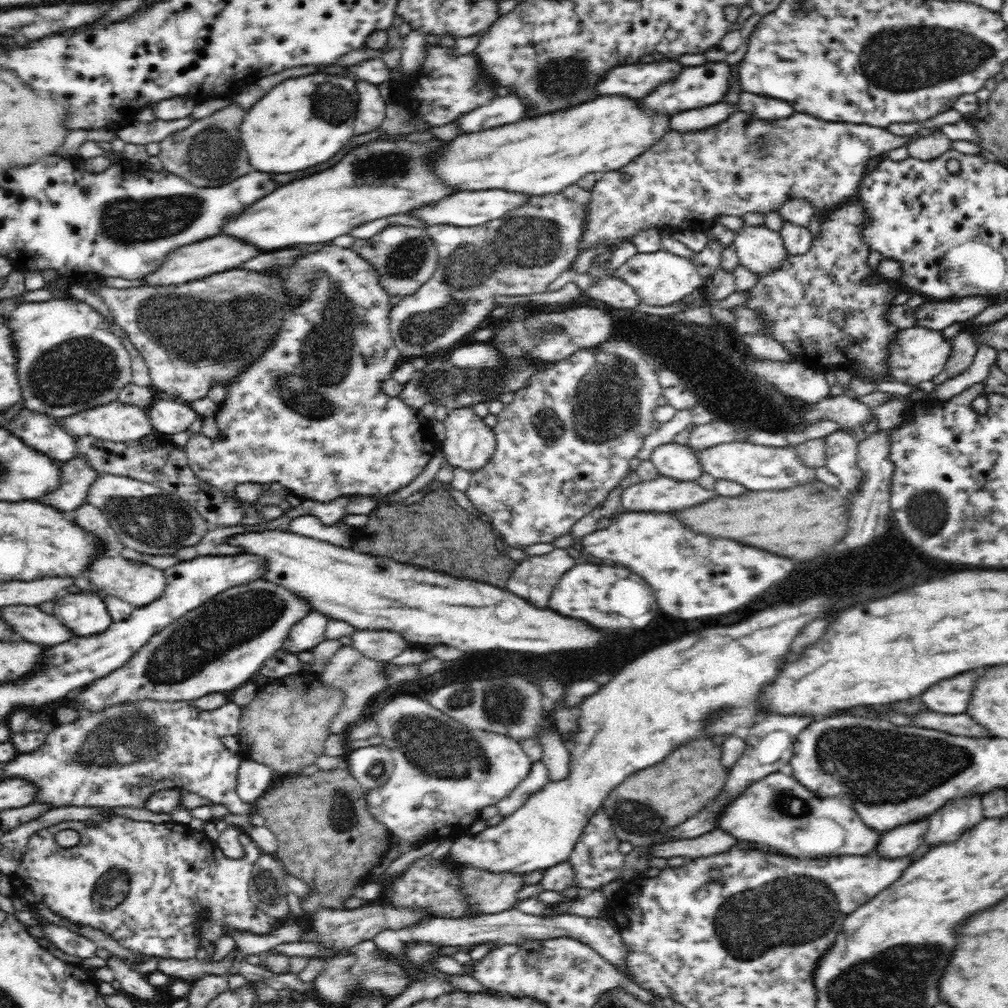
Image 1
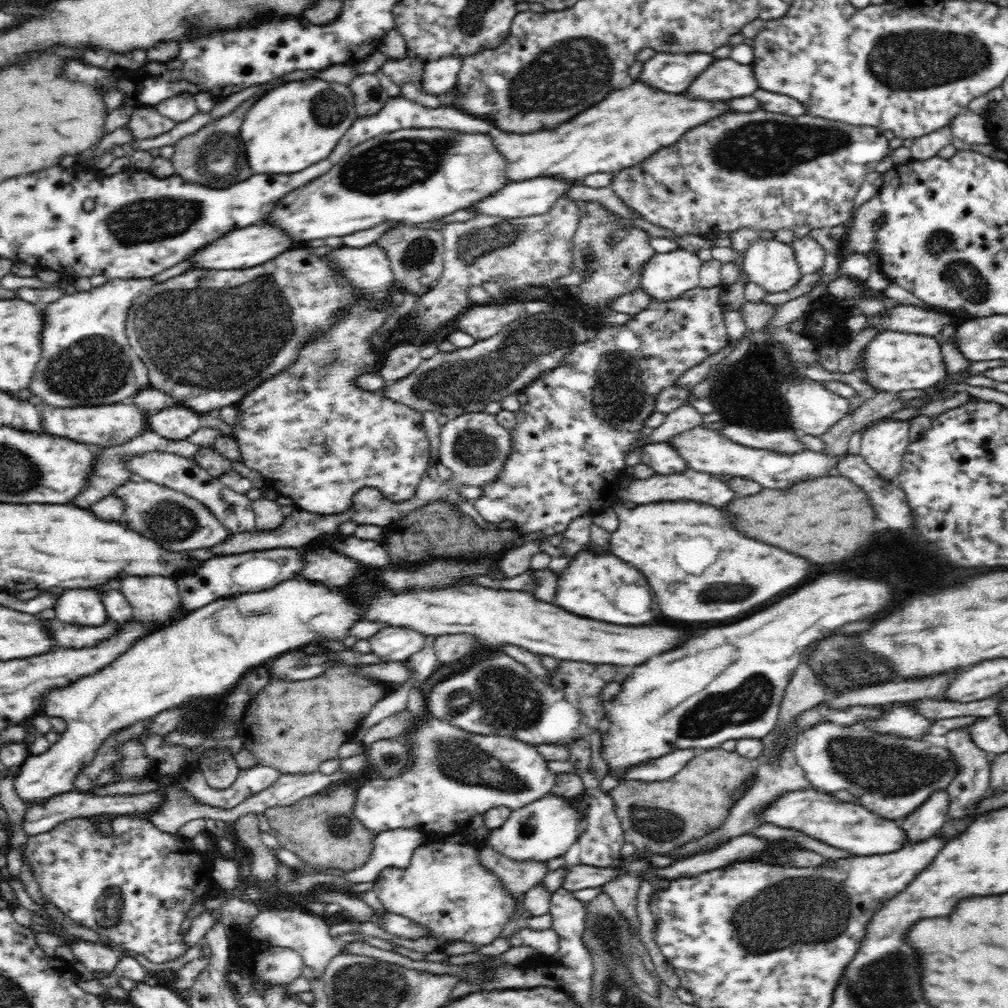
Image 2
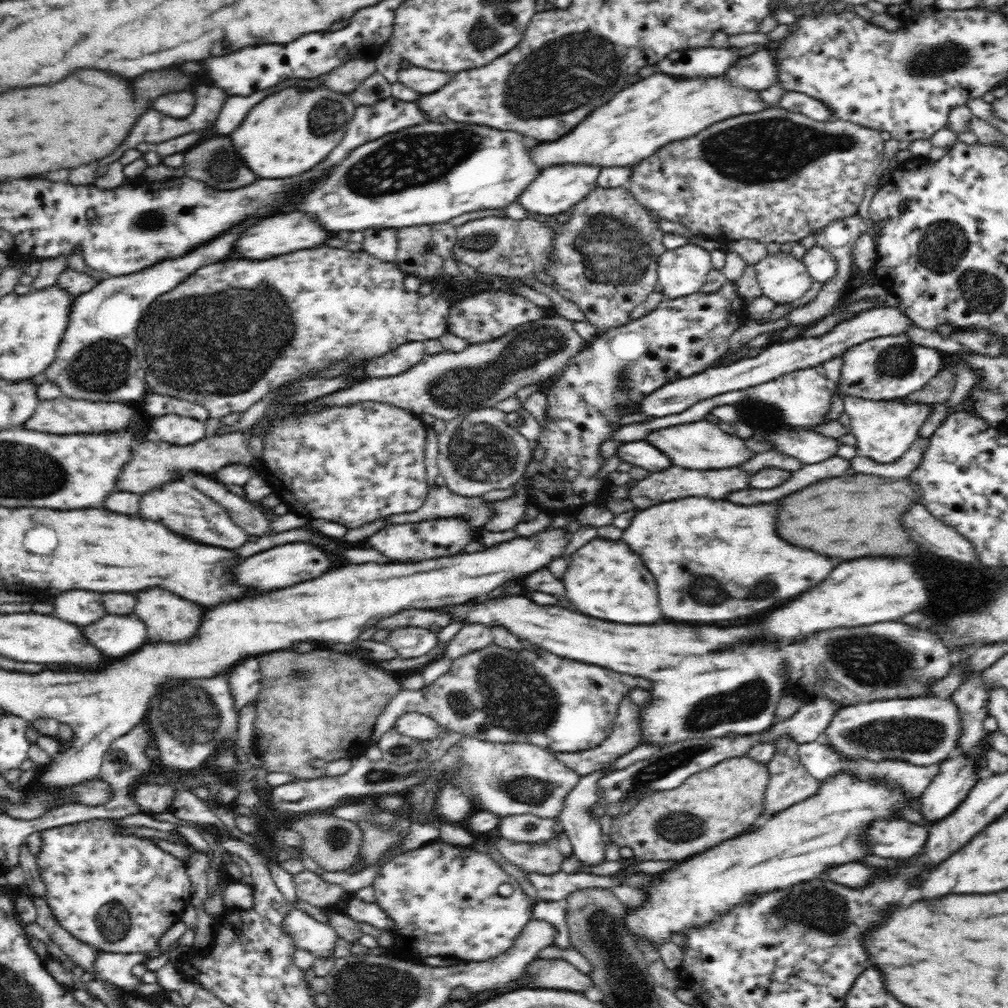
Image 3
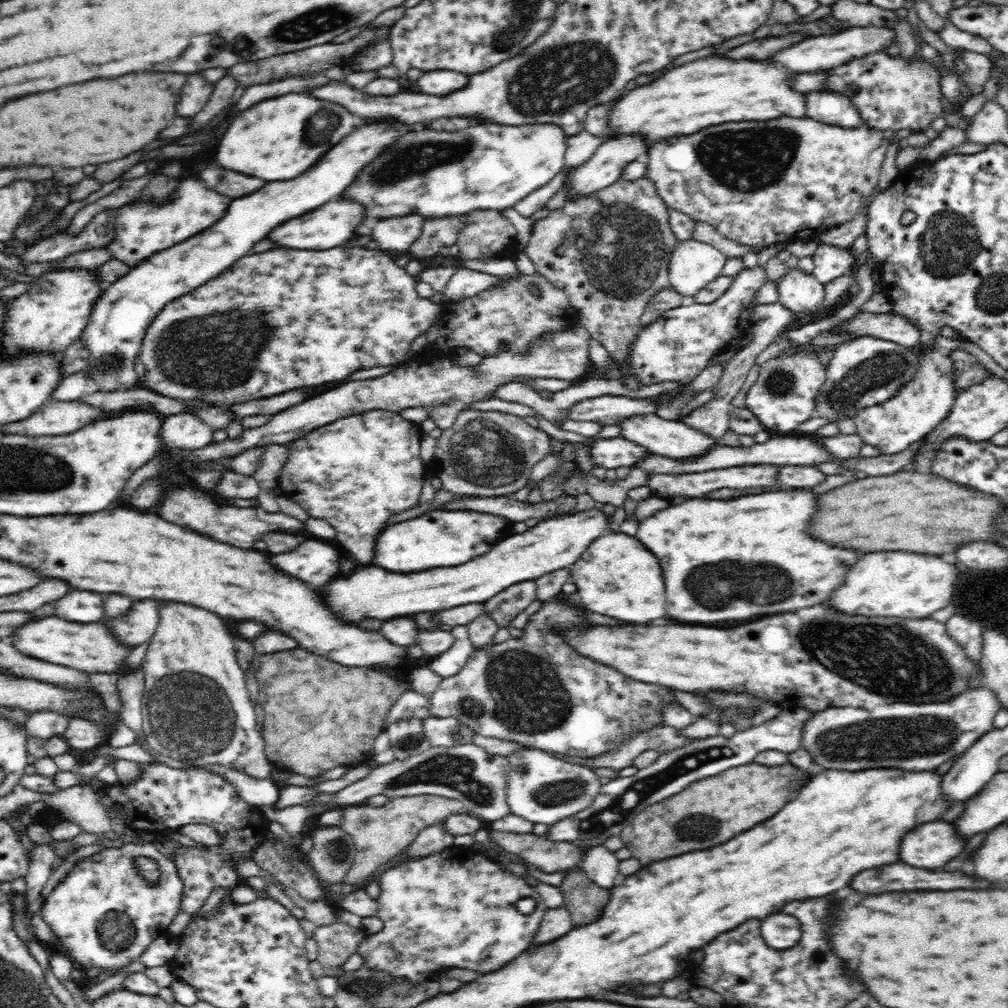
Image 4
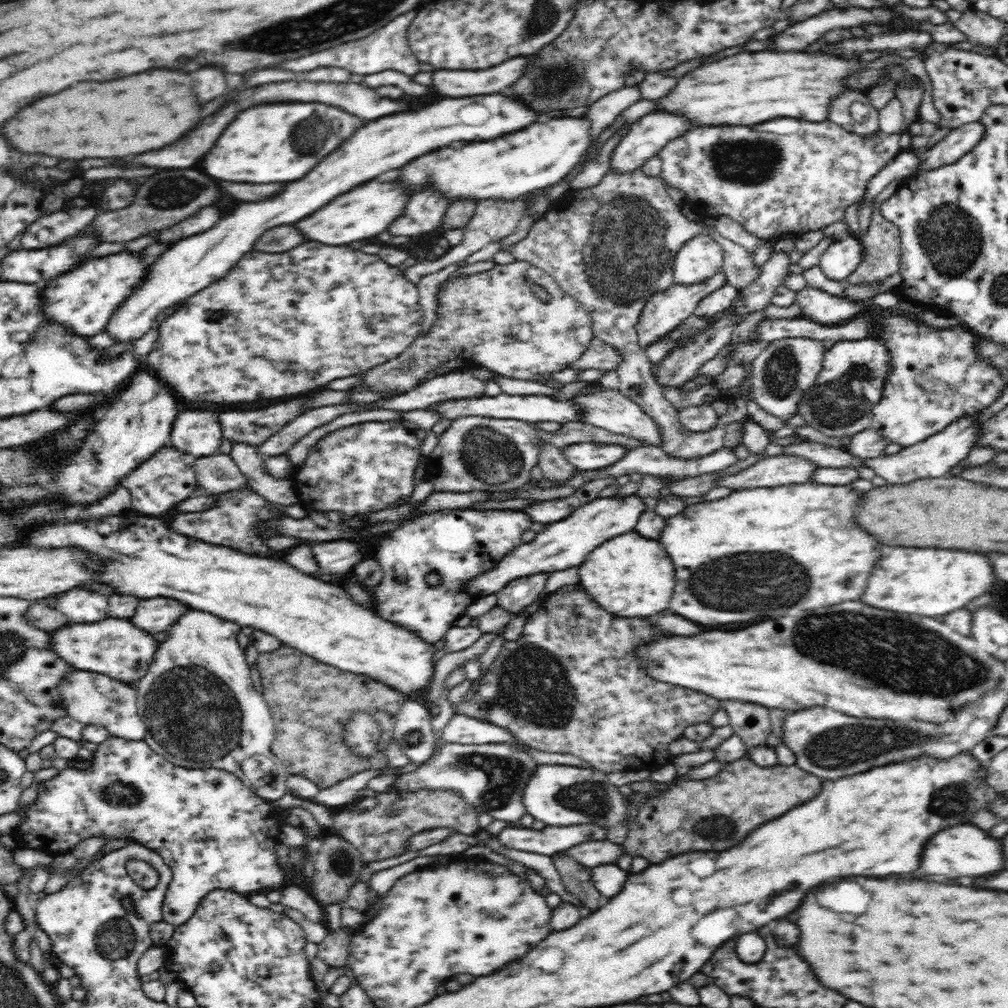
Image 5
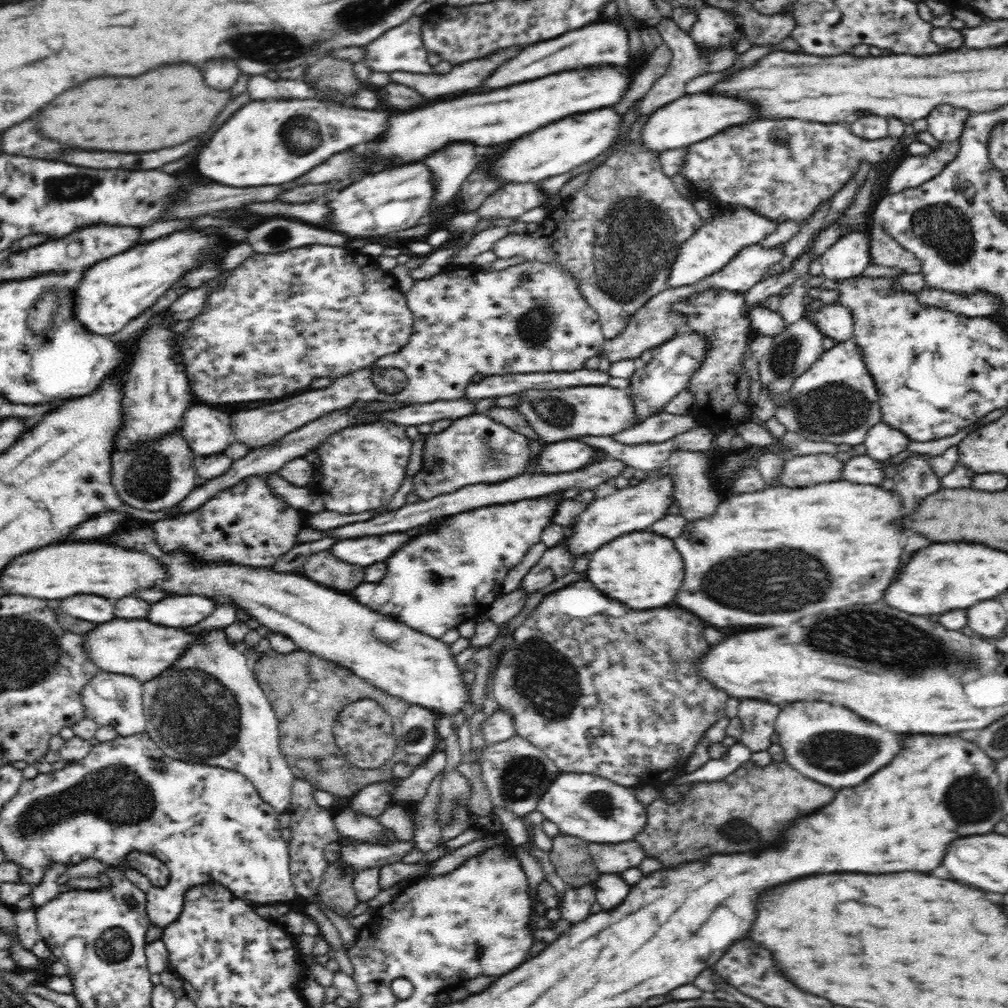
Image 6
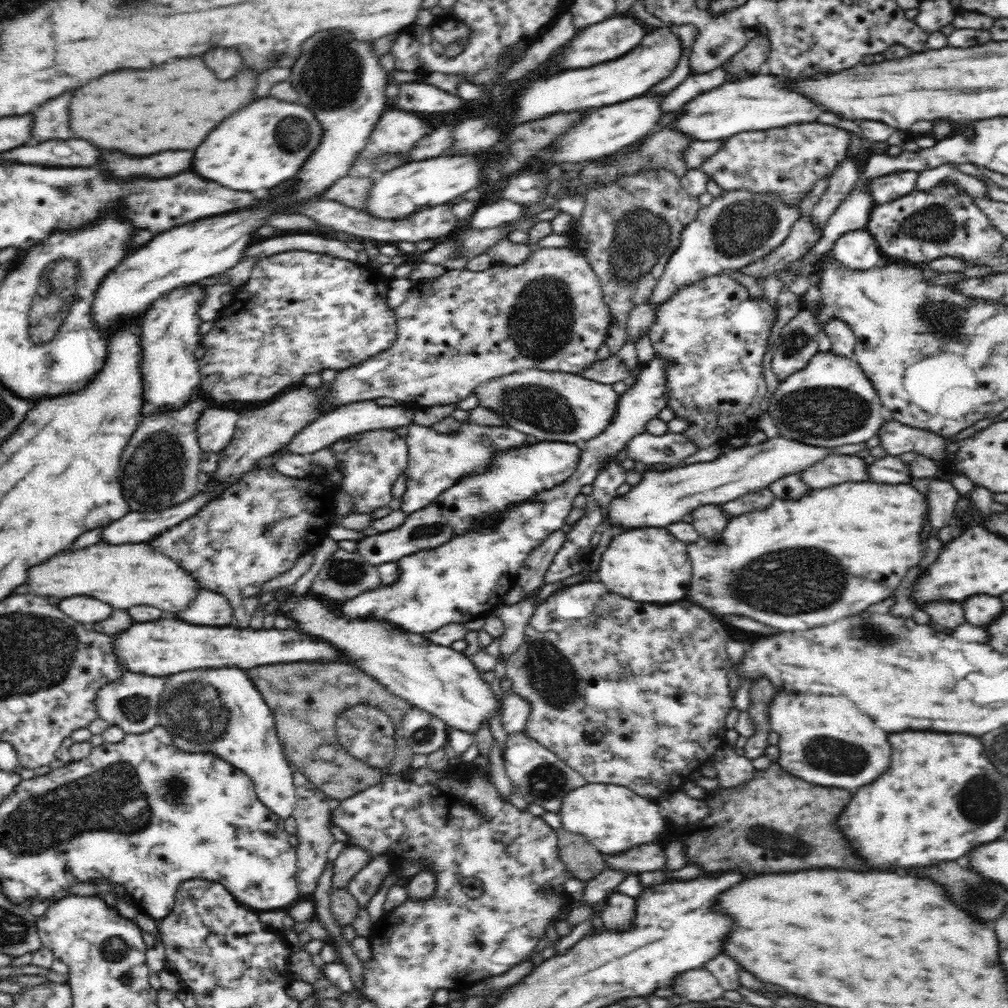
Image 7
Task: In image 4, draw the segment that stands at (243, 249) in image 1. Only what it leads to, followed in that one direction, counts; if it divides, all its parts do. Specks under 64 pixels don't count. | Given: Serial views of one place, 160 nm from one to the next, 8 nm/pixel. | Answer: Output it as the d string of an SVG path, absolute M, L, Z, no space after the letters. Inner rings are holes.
M336 200L328 202L314 212L308 212L300 218L294 218L292 222L284 222L284 226L278 226L272 230L270 238L284 248L298 248L298 250L328 250L332 246L340 246L346 240L350 240L356 234L356 226L366 222L366 208L360 202L352 200Z

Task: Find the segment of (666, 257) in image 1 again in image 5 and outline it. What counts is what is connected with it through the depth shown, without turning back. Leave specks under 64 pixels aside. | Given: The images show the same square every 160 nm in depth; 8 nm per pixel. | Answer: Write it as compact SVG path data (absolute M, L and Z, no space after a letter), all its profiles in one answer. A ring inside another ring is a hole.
M701 234L685 242L673 262L675 284L696 285L708 281L723 268L724 251L710 235Z

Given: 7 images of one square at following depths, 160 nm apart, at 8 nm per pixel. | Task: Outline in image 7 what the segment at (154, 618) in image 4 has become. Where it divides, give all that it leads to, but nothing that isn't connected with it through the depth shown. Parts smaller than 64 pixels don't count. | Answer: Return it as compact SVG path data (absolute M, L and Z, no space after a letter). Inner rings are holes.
M206 590L200 592L198 598L192 602L192 606L186 612L182 612L178 618L200 626L232 627L232 606L224 596Z

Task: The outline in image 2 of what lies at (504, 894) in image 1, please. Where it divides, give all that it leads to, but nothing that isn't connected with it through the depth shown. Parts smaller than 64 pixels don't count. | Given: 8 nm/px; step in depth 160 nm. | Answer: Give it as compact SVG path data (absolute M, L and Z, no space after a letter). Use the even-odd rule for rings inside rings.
M491 846L480 850L480 860L484 868L491 870L503 882L504 888L516 898L536 886L548 874L547 861L517 861L500 854Z

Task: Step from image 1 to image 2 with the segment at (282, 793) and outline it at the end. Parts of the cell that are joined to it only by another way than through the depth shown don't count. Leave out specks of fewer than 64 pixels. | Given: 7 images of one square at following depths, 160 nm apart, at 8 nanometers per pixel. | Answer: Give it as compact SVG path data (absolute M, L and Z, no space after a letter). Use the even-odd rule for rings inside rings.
M351 783L338 784L315 797L300 801L297 805L266 809L263 815L270 828L276 830L283 848L297 854L312 868L340 868L346 872L356 870L368 860L374 839L352 813L357 789Z

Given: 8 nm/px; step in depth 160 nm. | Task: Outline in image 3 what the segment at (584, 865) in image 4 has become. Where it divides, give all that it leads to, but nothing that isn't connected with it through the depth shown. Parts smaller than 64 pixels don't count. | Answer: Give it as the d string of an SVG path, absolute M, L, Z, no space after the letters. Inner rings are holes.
M602 769L590 775L582 776L580 782L567 794L564 810L560 813L558 818L559 828L567 832L569 839L571 840L573 852L584 865L590 867L595 867L608 861L604 854L607 840L605 840L600 833L600 823L594 821L594 819L590 817L588 808L590 808L592 804L596 804L596 800L598 800L596 792L600 778L607 776L613 771L614 770L612 769Z

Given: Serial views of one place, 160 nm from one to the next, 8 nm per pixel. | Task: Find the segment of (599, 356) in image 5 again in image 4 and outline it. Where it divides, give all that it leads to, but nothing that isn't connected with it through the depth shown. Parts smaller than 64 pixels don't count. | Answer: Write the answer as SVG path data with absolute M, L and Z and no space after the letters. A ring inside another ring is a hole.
M580 324L578 326L574 327L573 329L567 330L564 333L552 333L547 334L547 337L544 337L543 339L540 339L539 341L536 341L533 344L533 347L529 350L529 355L527 357L524 357L524 355L514 355L514 353L510 353L508 349L503 350L501 353L498 353L497 355L494 355L493 357L484 357L483 360L481 360L481 365L477 369L470 369L470 367L464 367L458 365L453 358L448 359L440 359L440 360L434 360L434 361L426 361L423 362L423 359L419 362L410 363L407 368L404 368L402 366L398 366L396 368L393 368L390 370L390 372L386 372L386 374L382 374L382 376L379 376L378 378L373 378L370 380L361 380L361 381L347 381L344 382L339 387L336 387L334 389L330 389L328 391L324 391L320 395L318 394L315 397L310 397L306 399L304 402L295 404L294 406L288 407L287 409L281 410L279 413L276 413L275 415L271 416L270 422L266 424L266 426L260 426L260 428L250 428L248 430L244 430L242 436L239 439L226 439L225 441L219 442L212 442L208 446L205 446L203 449L200 450L193 450L193 451L187 451L182 452L180 450L172 450L172 451L178 451L178 453L184 453L189 460L216 460L216 458L230 458L230 456L238 456L238 454L242 454L244 450L250 450L250 448L256 448L256 446L260 446L260 444L289 444L293 443L295 440L298 440L299 438L305 437L308 433L311 433L314 430L317 430L318 428L321 428L322 426L326 426L328 424L331 424L332 422L335 422L336 420L340 420L339 418L346 418L352 415L362 414L363 412L368 412L371 410L387 410L393 413L398 413L400 410L404 410L404 408L412 408L412 406L425 406L428 409L429 415L434 418L436 421L436 425L438 425L437 428L440 428L442 431L446 431L448 428L452 427L452 424L456 421L456 417L458 416L458 413L468 402L474 402L474 400L486 400L486 396L490 394L490 392L494 392L496 388L499 386L505 385L506 382L511 383L512 380L516 380L516 378L522 378L522 376L531 376L531 378L557 378L560 380L574 380L578 378L583 378L584 375L587 374L588 370L592 368L592 361L590 360L589 355L589 346L588 341L591 339L591 334Z

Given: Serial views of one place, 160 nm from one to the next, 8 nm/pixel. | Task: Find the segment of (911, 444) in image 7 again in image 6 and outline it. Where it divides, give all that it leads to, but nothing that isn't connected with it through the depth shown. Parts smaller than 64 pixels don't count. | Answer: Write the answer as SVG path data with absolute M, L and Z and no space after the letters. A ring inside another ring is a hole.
M881 421L867 433L864 446L867 455L876 460L888 460L908 448L911 438L903 431L896 430Z

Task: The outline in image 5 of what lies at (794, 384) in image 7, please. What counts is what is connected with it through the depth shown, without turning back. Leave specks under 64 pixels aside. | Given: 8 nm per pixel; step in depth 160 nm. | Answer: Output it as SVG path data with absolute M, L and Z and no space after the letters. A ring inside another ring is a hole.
M876 338L838 340L825 350L822 368L798 403L798 414L806 426L832 438L852 437L871 429L874 405L882 398L888 372L888 349Z

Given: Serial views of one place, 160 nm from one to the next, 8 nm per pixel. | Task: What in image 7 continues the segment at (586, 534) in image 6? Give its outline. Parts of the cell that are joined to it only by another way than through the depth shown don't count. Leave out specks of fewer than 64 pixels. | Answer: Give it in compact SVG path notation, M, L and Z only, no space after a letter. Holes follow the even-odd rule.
M773 437L763 442L751 441L738 448L731 448L721 457L709 462L692 465L673 465L670 469L658 471L643 470L640 483L633 486L624 496L612 499L607 518L613 524L627 528L648 526L664 527L682 521L686 514L698 506L720 506L734 501L745 494L752 494L769 486L781 478L802 474L824 457L833 454L832 448L802 444L784 437Z

